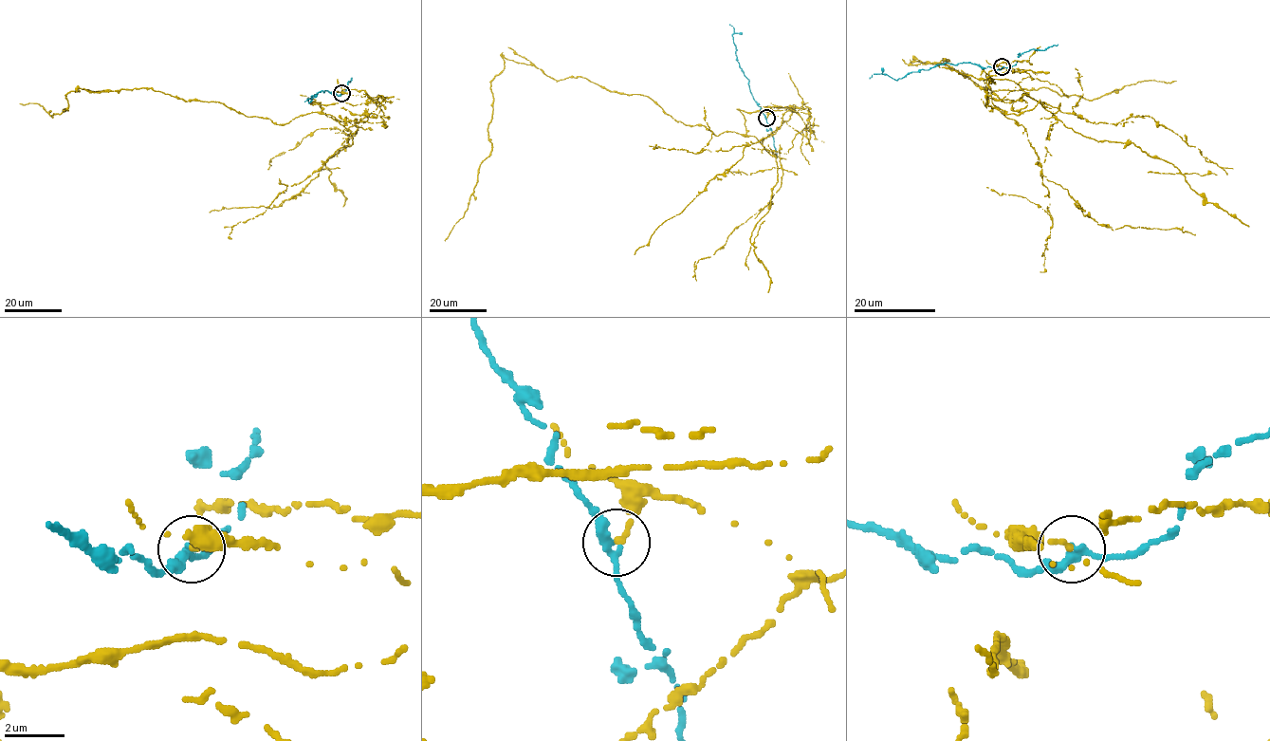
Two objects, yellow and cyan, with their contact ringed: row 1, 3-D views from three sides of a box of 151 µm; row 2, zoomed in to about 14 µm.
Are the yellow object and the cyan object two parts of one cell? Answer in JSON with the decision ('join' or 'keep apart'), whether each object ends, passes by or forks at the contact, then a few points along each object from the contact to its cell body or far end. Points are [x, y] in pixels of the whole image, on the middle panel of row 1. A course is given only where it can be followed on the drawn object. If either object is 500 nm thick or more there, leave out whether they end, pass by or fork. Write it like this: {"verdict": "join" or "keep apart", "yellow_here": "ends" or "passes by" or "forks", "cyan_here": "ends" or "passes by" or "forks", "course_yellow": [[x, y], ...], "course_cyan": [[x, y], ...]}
{"verdict": "keep apart", "yellow_here": "ends", "cyan_here": "passes by", "course_yellow": [[766, 118], [795, 107], [740, 111], [745, 134], [717, 136], [642, 94], [502, 55], [491, 150], [444, 240]], "course_cyan": [[765, 118], [737, 61], [734, 28], [729, 24]]}

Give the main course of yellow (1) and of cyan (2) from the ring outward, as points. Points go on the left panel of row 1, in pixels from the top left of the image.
1: (341, 94), (370, 101), (315, 102), (320, 112), (278, 124), (150, 88), (77, 88), (52, 117), (19, 103)
2: (340, 94), (338, 96), (328, 91), (320, 91), (312, 96), (309, 102), (309, 99), (304, 101)

